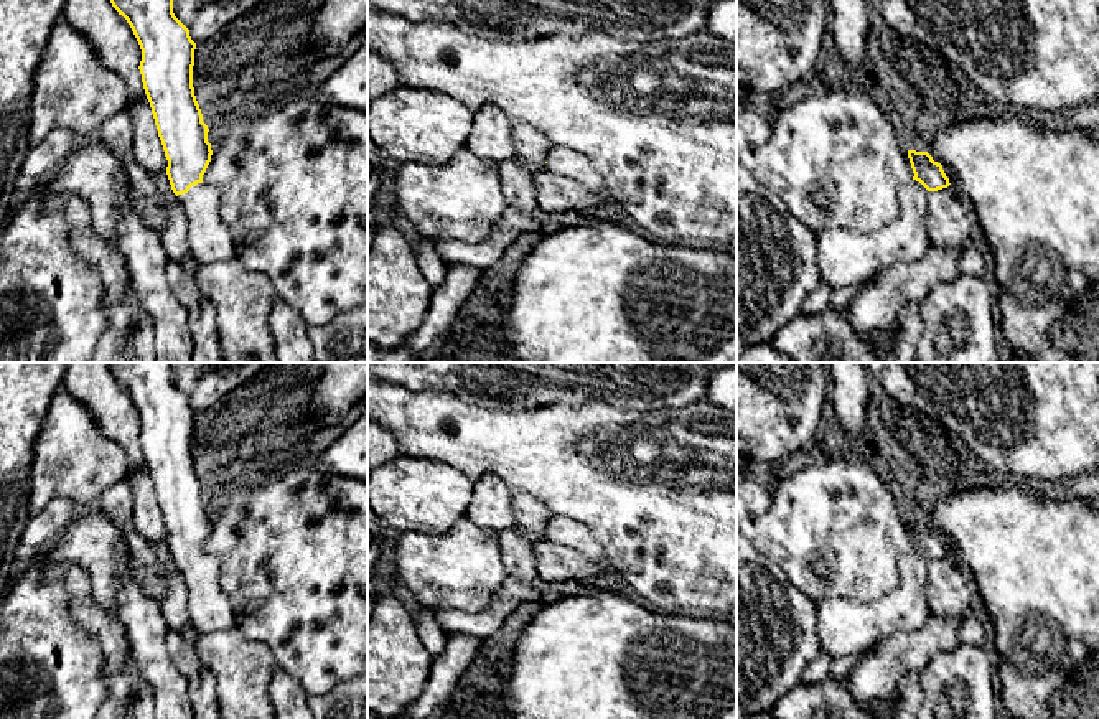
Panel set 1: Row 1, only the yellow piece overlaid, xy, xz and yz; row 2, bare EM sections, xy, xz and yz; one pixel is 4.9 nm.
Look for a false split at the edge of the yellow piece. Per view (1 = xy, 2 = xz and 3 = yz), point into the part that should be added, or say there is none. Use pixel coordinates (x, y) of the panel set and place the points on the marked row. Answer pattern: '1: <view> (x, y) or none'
1: xy (208, 238)
2: none
3: yz (842, 258)

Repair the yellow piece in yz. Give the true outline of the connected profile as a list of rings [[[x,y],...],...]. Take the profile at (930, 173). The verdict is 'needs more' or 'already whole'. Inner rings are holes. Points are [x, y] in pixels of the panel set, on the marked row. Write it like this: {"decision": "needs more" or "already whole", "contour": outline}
{"decision": "needs more", "contour": [[[908,150],[908,158],[914,176],[898,190],[896,221],[872,234],[839,228],[817,234],[817,277],[830,290],[867,282],[898,262],[918,261],[931,247],[926,231],[928,195],[951,183],[942,165],[928,152]]]}

